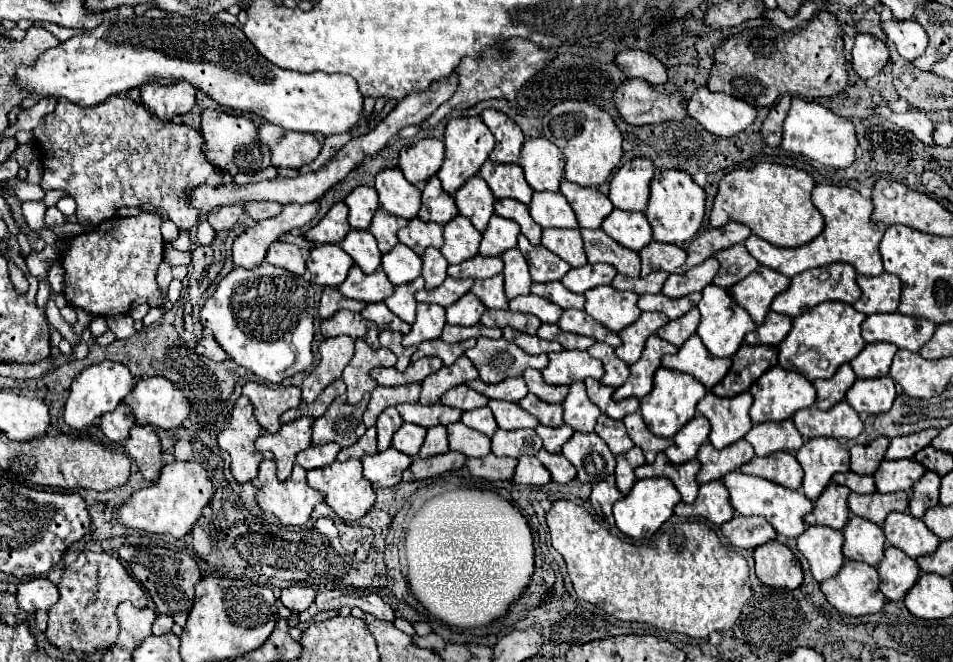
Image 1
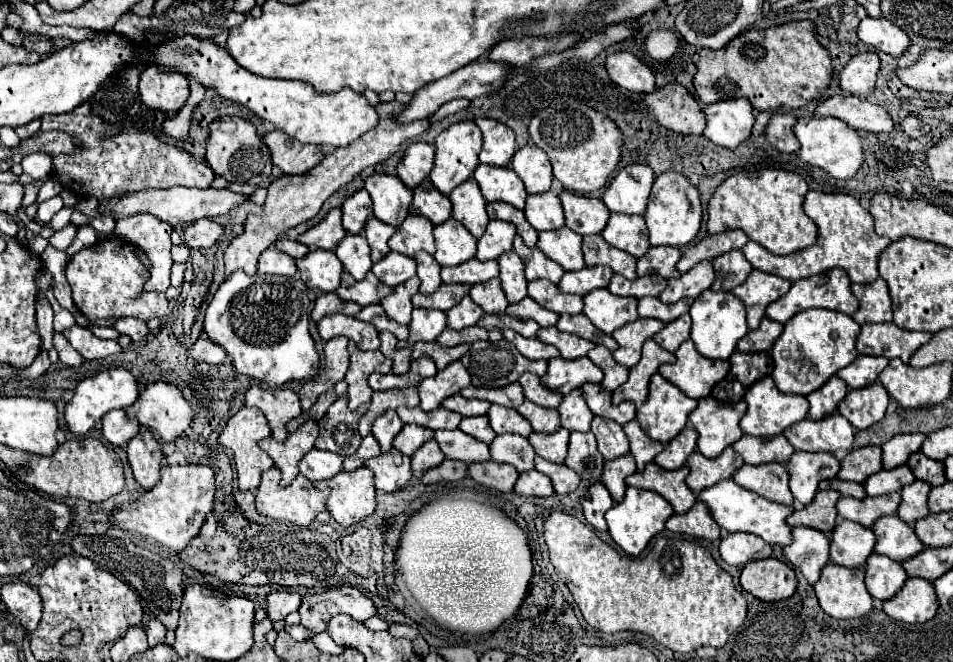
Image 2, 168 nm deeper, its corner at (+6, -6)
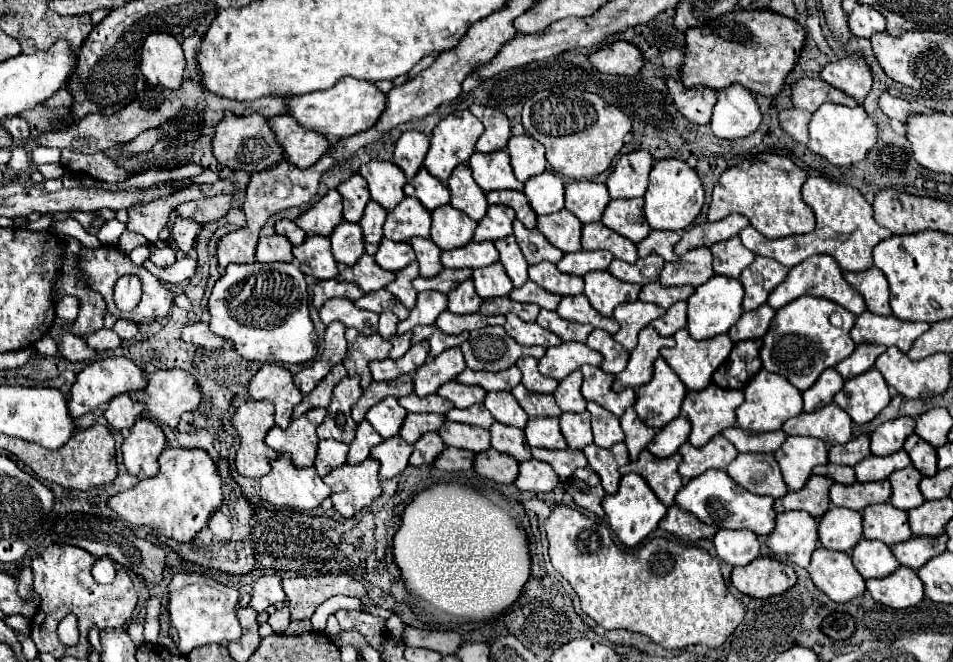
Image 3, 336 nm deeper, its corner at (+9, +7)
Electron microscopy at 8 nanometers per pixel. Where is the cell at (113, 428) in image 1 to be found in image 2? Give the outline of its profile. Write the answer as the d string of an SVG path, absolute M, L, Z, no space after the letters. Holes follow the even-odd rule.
M114 409L102 419L102 435L114 447L124 447L138 431L140 423L130 419L122 409Z

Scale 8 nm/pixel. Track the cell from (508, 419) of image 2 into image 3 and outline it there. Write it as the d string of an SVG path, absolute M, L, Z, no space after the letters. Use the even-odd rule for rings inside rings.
M487 392L483 404L493 414L493 418L499 420L501 424L525 428L529 420L527 412L523 412L523 408L515 402L511 392Z

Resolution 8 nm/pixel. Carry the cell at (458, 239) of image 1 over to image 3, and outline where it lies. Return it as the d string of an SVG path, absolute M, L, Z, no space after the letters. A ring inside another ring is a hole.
M445 204L439 206L433 214L433 224L431 224L431 240L441 248L441 250L451 250L465 246L471 242L473 232L477 228L477 222L467 218L461 210L455 210L453 206Z

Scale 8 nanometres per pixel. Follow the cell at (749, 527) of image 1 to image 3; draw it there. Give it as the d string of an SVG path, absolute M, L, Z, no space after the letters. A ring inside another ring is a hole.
M719 530L713 544L717 556L731 566L747 566L759 556L759 536L751 530Z

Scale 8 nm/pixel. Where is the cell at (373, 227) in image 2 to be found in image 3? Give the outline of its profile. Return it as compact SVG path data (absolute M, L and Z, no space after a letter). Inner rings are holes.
M367 202L365 214L359 220L359 226L363 228L363 242L365 242L365 252L375 256L379 242L383 238L383 222L385 222L387 212L383 210L383 206L379 206L377 202Z

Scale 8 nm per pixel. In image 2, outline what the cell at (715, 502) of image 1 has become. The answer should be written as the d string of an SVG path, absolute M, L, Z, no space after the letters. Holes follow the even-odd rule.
M698 501L688 513L682 515L674 513L672 517L668 517L666 529L708 541L718 541L722 537L722 529L714 523L714 519L710 519L710 513L706 511L706 503L698 503Z

